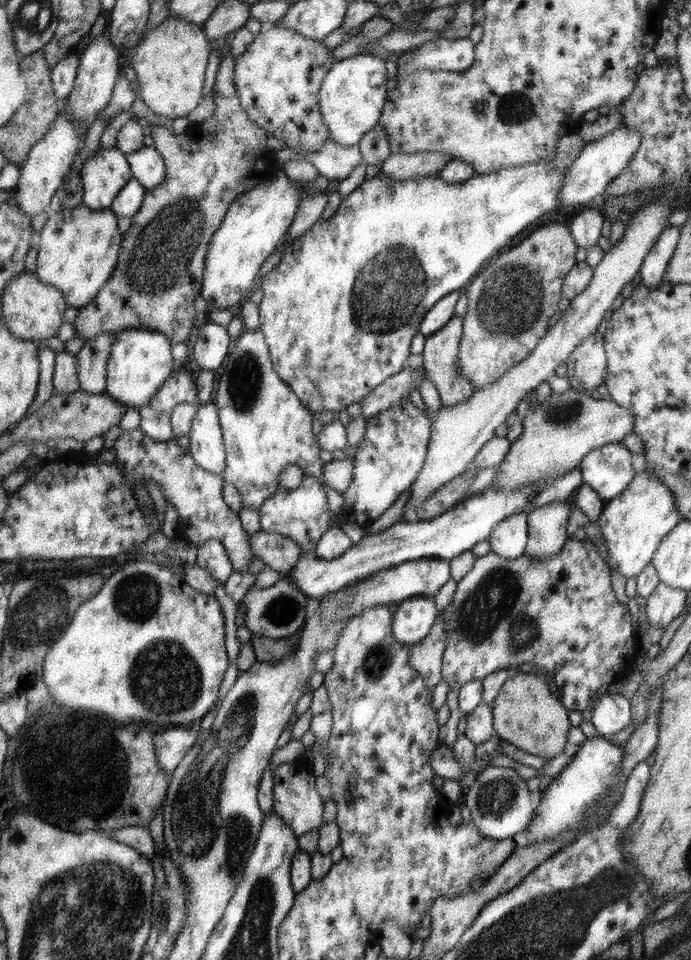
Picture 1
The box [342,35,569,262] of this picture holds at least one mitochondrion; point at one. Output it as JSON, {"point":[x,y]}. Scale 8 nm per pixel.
{"point":[513,109]}

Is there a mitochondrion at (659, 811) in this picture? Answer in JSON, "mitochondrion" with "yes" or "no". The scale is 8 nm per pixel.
{"mitochondrion":"no"}

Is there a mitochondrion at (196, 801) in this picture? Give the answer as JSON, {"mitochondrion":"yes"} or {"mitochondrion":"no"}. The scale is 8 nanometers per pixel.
{"mitochondrion":"yes"}

